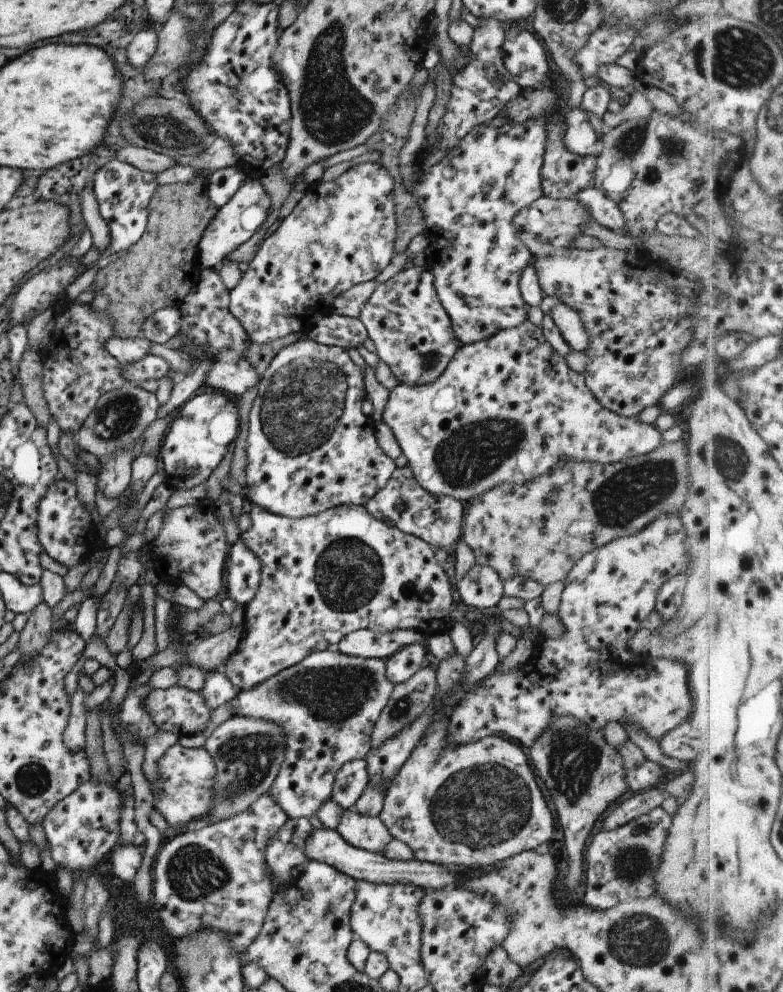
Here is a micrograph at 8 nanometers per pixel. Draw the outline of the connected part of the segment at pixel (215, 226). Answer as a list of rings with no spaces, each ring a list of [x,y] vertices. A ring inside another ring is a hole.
[[[246,177],[234,196],[218,209],[206,227],[206,232],[202,234],[202,240],[199,240],[198,246],[196,246],[196,256],[199,260],[200,269],[217,269],[220,263],[239,245],[252,239],[254,232],[262,228],[262,224],[268,216],[270,205],[270,195],[266,193],[260,180]]]

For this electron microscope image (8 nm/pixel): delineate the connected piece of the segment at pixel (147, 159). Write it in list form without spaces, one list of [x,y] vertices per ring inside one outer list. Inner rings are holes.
[[[128,143],[118,148],[116,160],[118,160],[118,162],[126,162],[126,164],[135,166],[138,170],[151,172],[155,175],[158,174],[158,172],[164,172],[168,167],[172,168],[172,166],[178,164],[176,160],[169,156],[144,147],[128,145]]]

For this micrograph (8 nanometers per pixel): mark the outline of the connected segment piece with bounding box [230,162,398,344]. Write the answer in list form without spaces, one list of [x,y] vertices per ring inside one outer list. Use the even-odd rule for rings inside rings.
[[[365,162],[349,168],[334,182],[315,182],[306,188],[306,196],[296,204],[296,208],[279,223],[278,228],[264,240],[260,250],[256,252],[254,258],[249,262],[249,268],[242,275],[242,280],[238,286],[230,291],[230,312],[236,320],[244,326],[250,343],[266,344],[278,338],[285,338],[289,334],[295,335],[298,332],[307,332],[307,328],[313,325],[322,314],[333,311],[333,302],[337,296],[344,294],[348,288],[358,283],[372,281],[392,260],[394,254],[394,240],[396,240],[398,224],[396,222],[395,202],[394,202],[394,178],[388,174],[386,168],[374,162]]]

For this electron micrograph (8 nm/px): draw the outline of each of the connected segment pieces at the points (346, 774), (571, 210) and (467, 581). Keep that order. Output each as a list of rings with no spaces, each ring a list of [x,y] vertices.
[[[366,758],[344,763],[336,773],[331,800],[342,809],[352,809],[369,782]]]
[[[542,196],[514,216],[514,229],[518,238],[537,259],[550,256],[560,248],[570,248],[572,242],[584,234],[582,230],[590,222],[594,222],[594,218],[577,199],[554,199]]]
[[[475,564],[458,579],[457,590],[460,598],[470,607],[494,607],[504,596],[504,581],[492,566]]]

